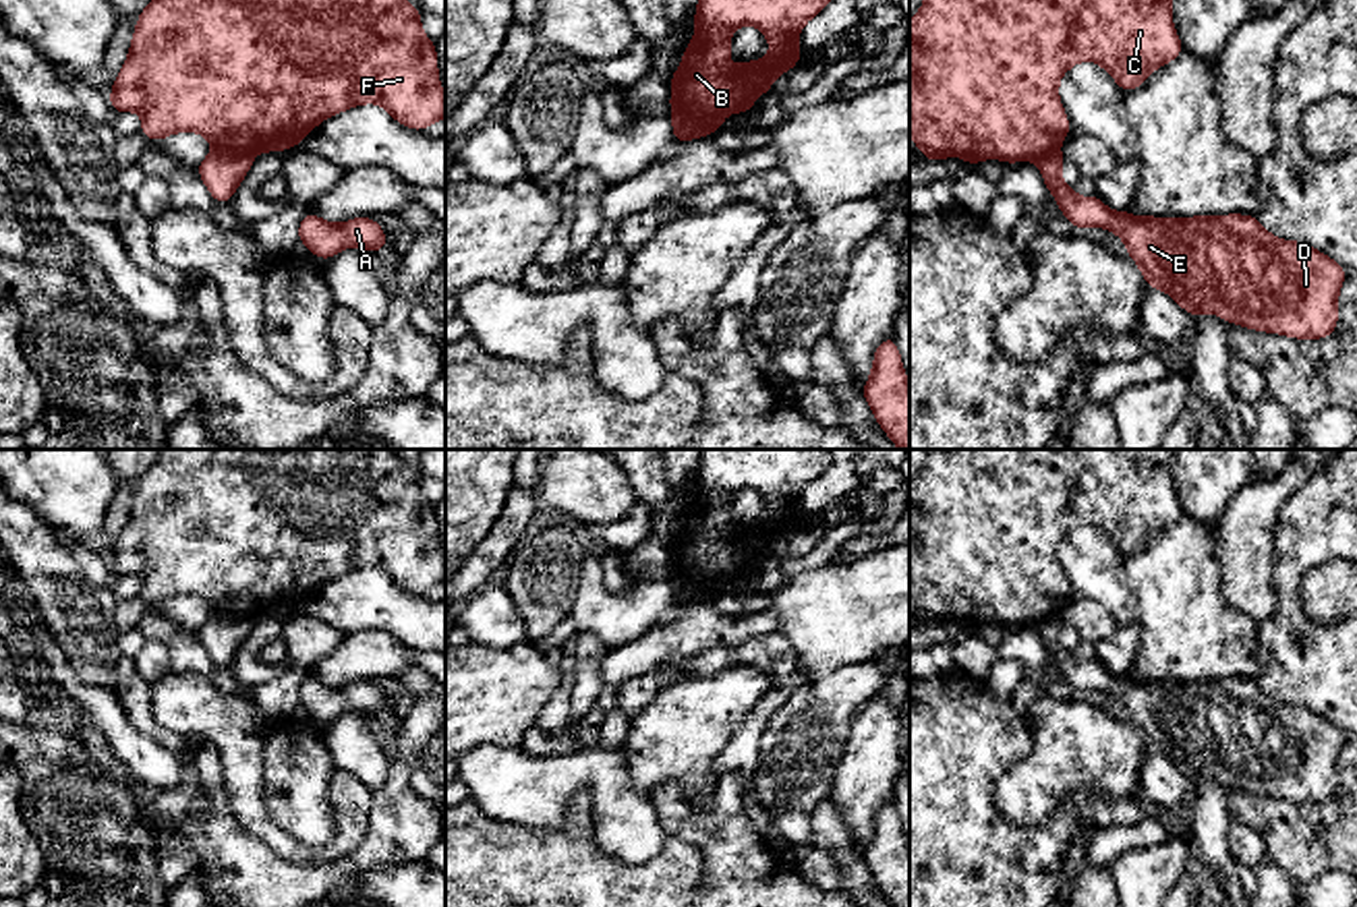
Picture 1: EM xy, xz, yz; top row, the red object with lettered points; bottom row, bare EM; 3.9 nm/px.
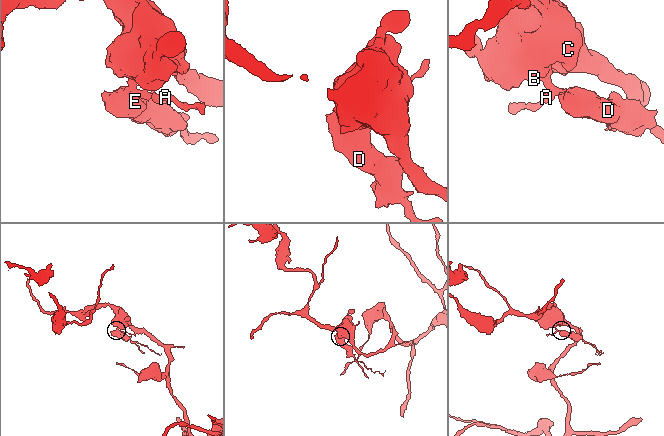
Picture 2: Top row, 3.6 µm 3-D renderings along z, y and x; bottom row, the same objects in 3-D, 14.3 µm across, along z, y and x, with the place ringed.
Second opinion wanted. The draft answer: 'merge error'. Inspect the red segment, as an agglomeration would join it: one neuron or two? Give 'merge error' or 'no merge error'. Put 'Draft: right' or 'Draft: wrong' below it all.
merge error
Draft: right

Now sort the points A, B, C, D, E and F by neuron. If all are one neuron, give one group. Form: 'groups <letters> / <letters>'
groups A D E / B C F

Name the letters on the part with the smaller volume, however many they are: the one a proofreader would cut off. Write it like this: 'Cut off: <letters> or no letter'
Cut off: A, D, E

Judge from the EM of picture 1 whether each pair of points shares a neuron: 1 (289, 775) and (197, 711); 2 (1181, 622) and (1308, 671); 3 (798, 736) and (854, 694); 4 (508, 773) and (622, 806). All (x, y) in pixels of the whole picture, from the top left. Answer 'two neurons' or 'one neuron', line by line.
1: two neurons
2: two neurons
3: one neuron
4: one neuron

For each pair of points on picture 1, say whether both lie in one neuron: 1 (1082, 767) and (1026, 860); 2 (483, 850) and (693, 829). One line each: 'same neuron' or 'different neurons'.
1: different neurons
2: different neurons

